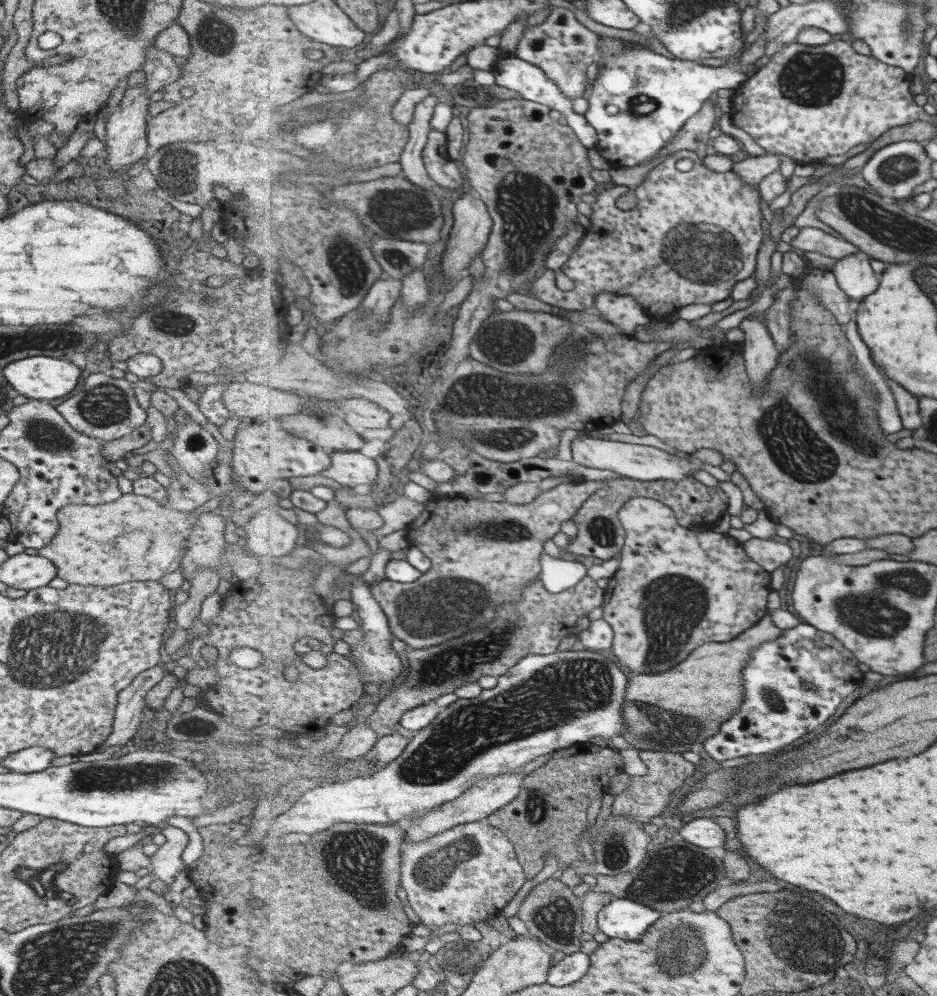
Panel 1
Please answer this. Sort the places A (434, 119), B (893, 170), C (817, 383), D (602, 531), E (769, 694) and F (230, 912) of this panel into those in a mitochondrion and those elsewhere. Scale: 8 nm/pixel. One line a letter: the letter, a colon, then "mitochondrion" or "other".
A: other
B: mitochondrion
C: mitochondrion
D: mitochondrion
E: mitochondrion
F: other

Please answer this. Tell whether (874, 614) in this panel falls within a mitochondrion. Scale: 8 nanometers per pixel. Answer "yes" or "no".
yes

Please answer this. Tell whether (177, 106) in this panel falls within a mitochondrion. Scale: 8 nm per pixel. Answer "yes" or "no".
no

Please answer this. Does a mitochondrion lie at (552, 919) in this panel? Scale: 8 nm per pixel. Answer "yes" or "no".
yes

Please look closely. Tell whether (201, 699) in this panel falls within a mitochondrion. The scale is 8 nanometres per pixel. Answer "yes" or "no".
no

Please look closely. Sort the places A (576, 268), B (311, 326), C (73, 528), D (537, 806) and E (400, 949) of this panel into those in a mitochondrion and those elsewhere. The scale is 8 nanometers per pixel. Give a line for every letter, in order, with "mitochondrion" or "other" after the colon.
A: other
B: other
C: other
D: mitochondrion
E: other

